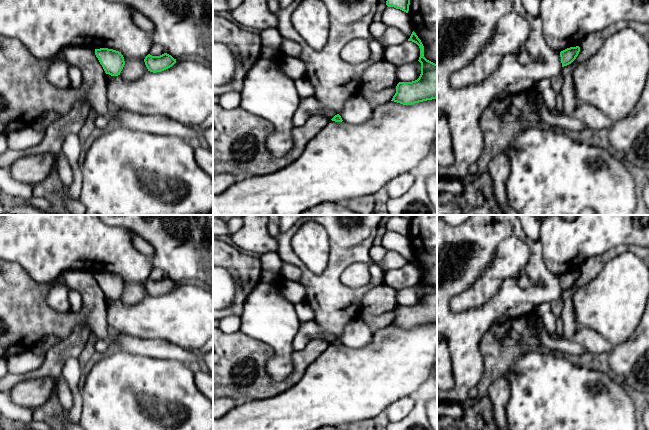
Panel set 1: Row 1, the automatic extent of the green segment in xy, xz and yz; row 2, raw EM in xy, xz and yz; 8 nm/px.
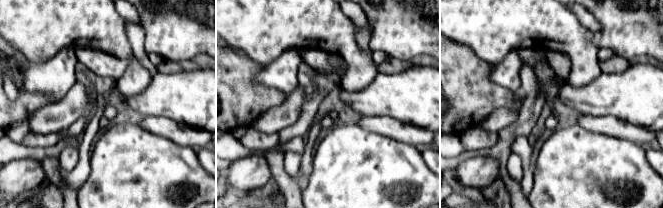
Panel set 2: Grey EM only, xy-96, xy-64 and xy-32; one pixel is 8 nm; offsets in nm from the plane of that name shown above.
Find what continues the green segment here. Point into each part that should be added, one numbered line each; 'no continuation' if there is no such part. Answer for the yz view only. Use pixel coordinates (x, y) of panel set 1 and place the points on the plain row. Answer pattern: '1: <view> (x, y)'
no continuation

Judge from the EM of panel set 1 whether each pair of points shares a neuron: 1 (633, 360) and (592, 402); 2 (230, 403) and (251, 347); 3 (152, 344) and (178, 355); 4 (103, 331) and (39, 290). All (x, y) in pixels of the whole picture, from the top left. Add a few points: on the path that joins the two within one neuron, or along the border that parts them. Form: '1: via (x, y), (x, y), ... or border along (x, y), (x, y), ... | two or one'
1: border along (609, 371), (634, 393) | two
2: border along (223, 396), (246, 400) | two
3: via (158, 349), (172, 352) | one
4: via (84, 318), (53, 318), (44, 309) | one

